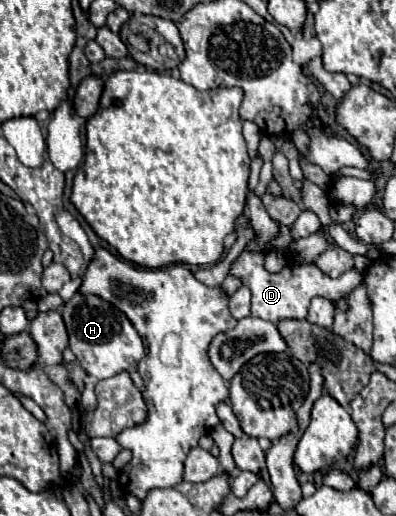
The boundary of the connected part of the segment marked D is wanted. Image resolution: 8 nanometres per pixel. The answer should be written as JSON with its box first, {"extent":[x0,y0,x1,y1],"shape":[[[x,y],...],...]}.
{"extent":[229,249,363,323],"shape":[[[245,249],[239,255],[239,259],[231,265],[229,273],[235,275],[237,279],[241,279],[241,283],[251,289],[251,315],[273,321],[273,323],[283,321],[283,319],[301,319],[301,313],[307,311],[313,297],[321,295],[325,299],[335,301],[335,299],[339,299],[339,295],[353,291],[363,281],[363,273],[357,269],[351,269],[351,271],[339,275],[337,279],[331,279],[315,263],[293,265],[291,259],[279,273],[269,273],[265,269],[265,255],[267,255],[265,251],[247,251]]]}

